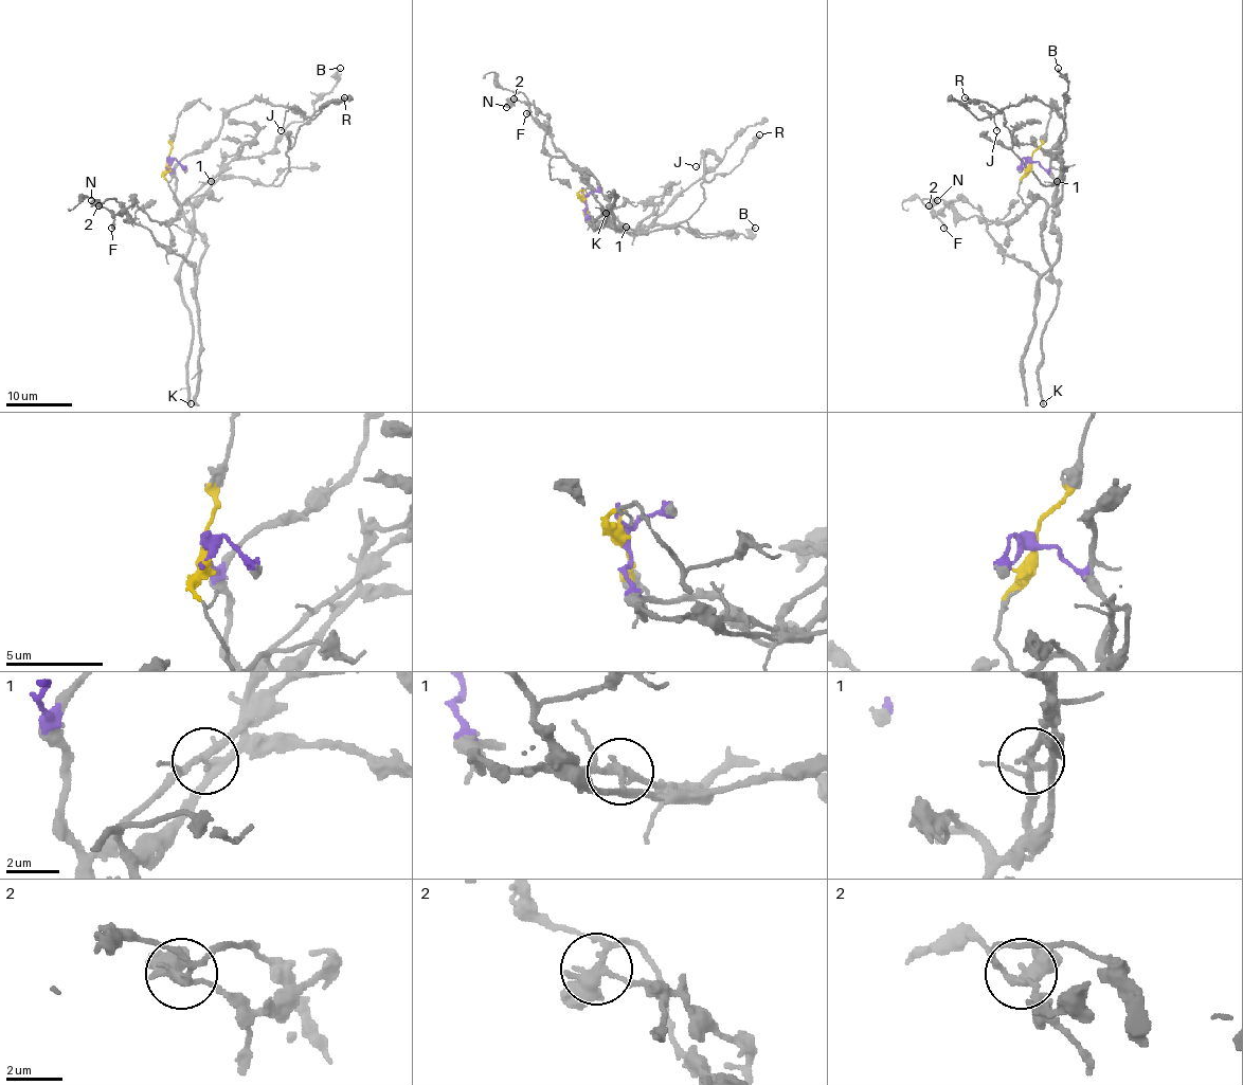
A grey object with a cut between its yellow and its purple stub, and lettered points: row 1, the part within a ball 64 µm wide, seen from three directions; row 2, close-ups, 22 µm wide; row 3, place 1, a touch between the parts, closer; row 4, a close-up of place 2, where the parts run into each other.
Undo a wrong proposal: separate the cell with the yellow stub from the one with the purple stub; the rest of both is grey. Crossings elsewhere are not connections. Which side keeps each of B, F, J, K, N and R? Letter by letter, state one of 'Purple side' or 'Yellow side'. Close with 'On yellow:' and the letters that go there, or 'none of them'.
B: Purple side
F: Yellow side
J: Purple side
K: Yellow side
N: Purple side
R: Yellow side
On yellow: F, K, R

